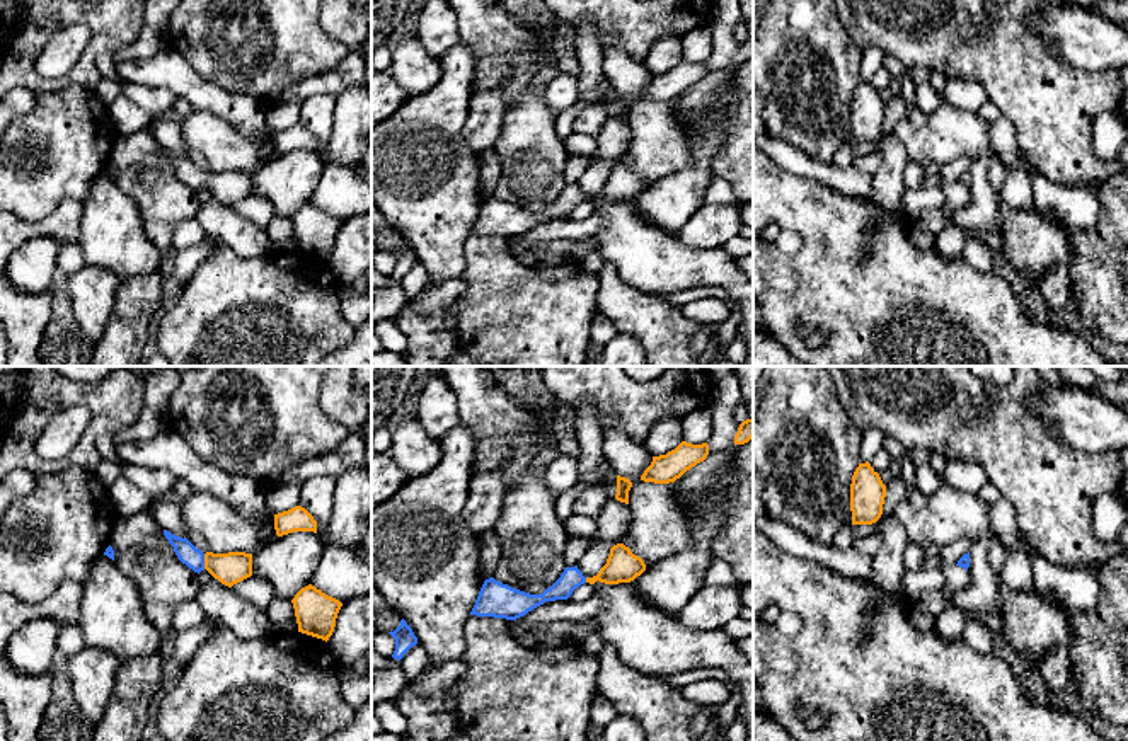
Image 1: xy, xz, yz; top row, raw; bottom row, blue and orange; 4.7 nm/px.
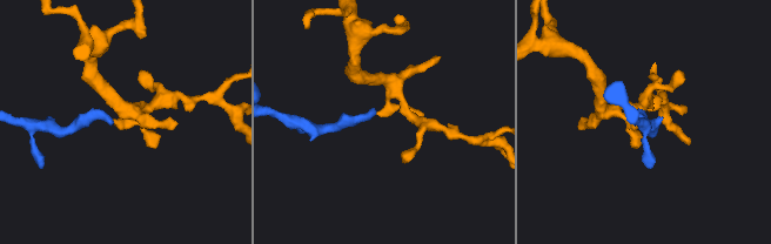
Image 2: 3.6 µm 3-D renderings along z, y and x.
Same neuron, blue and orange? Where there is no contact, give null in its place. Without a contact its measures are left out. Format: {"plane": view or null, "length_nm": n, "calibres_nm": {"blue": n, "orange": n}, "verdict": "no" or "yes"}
{"plane": "xy", "length_nm": 70, "calibres_nm": {"blue": 100, "orange": 150}, "verdict": "yes"}

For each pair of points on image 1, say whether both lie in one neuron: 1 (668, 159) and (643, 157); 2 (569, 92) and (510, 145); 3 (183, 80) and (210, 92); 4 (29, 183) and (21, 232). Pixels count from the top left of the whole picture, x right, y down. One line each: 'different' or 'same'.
1: same
2: different
3: same
4: different

